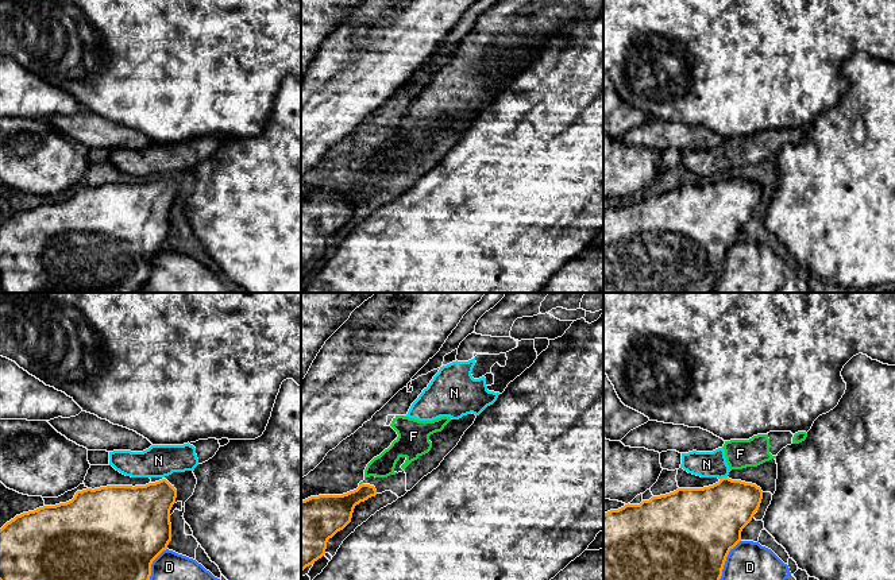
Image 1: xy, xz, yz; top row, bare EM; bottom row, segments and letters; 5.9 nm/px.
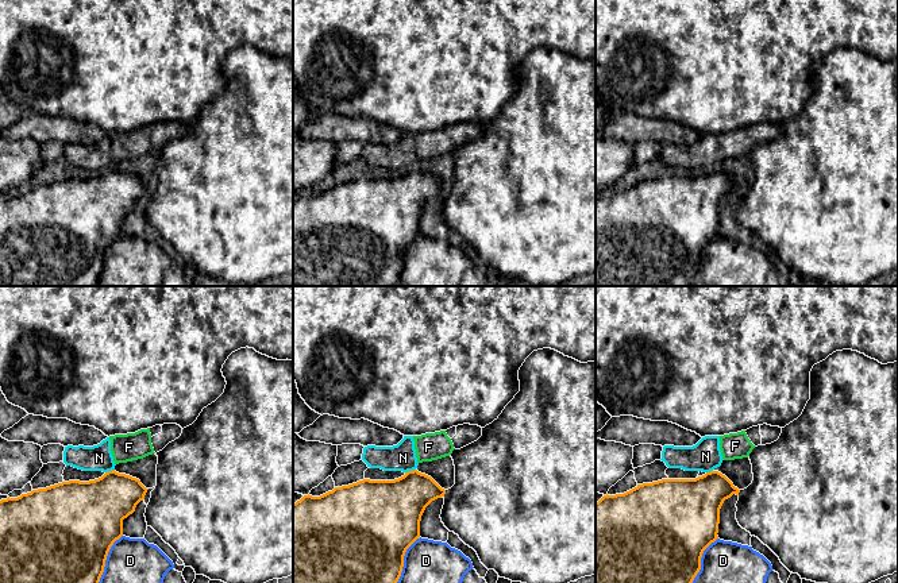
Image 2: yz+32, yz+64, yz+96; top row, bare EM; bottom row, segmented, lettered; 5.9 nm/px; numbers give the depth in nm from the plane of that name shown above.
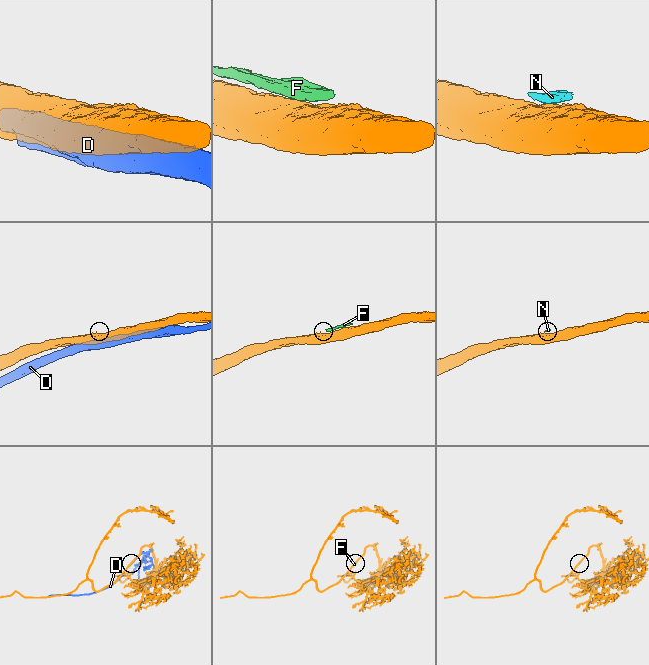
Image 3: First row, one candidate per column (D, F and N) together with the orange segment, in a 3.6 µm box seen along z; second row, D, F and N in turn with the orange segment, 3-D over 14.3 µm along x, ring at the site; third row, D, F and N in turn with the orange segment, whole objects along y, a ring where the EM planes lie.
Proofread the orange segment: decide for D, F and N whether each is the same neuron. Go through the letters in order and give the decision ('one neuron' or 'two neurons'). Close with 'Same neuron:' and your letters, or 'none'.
D: two neurons
F: two neurons
N: two neurons
Same neuron: none

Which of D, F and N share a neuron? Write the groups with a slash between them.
D / F N

